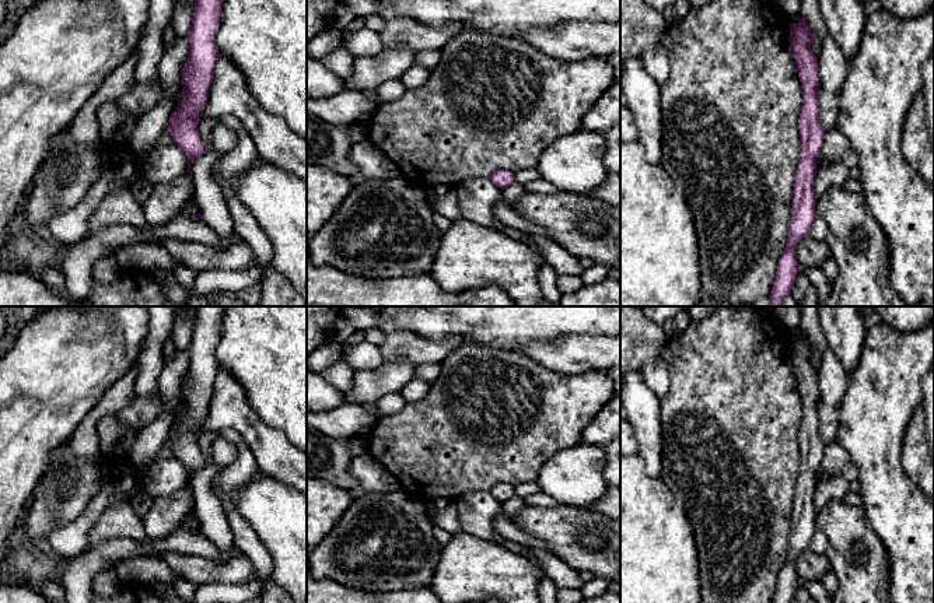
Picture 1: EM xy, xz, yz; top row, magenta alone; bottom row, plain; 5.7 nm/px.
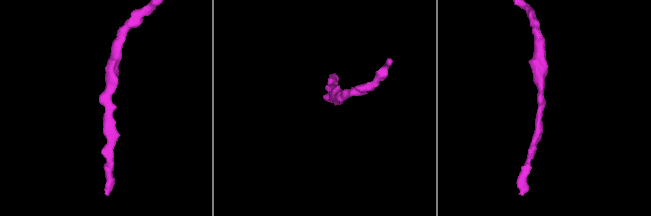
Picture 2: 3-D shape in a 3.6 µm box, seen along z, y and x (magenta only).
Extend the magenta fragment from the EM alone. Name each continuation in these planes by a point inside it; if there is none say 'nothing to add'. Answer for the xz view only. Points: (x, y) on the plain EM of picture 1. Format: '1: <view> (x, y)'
nothing to add

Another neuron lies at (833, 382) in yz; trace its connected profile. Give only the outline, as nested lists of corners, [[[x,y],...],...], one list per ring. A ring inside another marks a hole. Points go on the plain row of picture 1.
[[[832,350],[822,354],[818,371],[819,383],[819,437],[825,445],[837,441],[839,409],[850,379]]]

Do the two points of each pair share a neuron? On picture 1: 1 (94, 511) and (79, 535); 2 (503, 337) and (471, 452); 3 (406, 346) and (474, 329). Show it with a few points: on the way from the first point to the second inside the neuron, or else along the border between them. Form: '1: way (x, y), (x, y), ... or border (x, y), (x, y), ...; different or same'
1: way (90, 516), (80, 529); same
2: border (468, 342), (514, 350); different
3: border (416, 333), (429, 339), (459, 336), (465, 342); different

